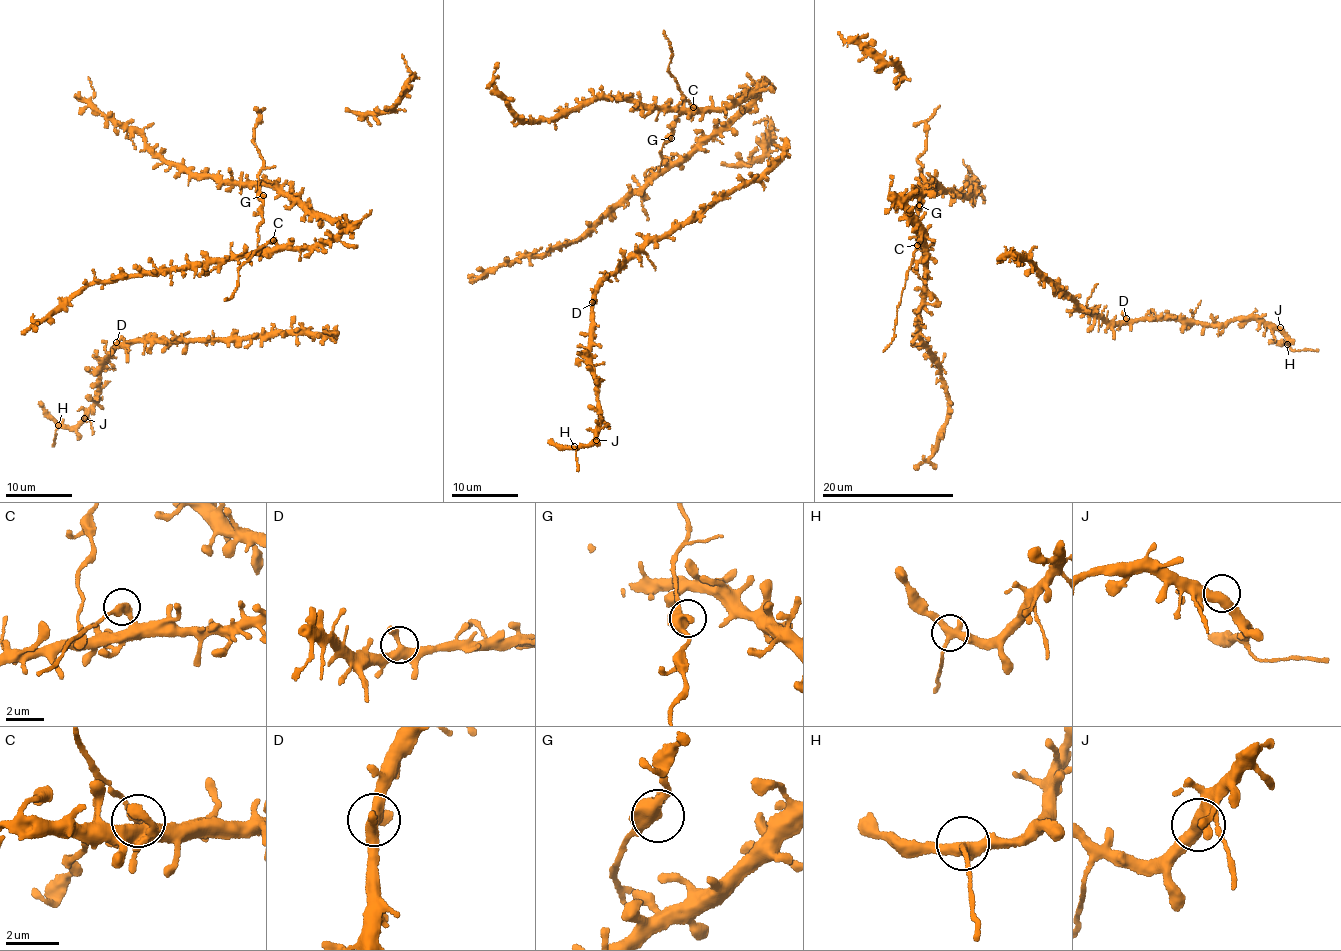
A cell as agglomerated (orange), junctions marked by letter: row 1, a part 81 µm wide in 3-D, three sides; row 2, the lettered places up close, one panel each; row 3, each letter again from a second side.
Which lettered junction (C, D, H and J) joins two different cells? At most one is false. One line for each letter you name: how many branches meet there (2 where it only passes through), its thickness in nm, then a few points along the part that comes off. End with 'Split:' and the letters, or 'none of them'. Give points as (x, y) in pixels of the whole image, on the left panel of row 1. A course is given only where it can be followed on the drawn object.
C: branches 2; calibre 400 nm; course (272, 240), (257, 245), (263, 195), (258, 172), (262, 167), (262, 157), (253, 141), (258, 111), (265, 108)
Split: C

